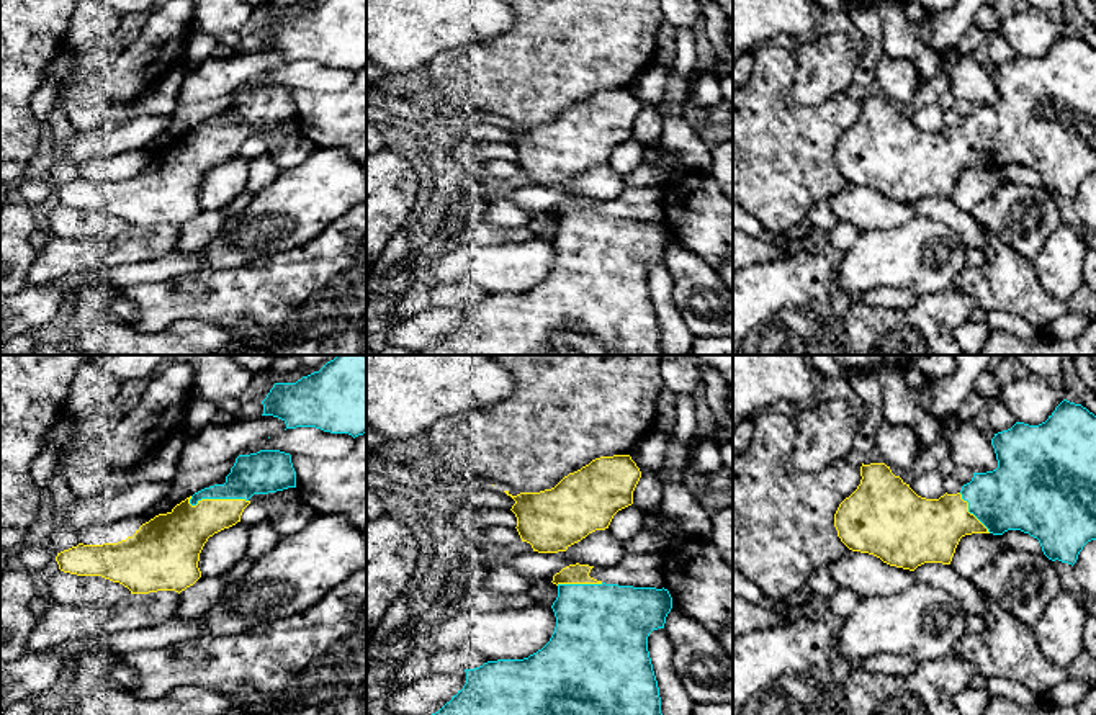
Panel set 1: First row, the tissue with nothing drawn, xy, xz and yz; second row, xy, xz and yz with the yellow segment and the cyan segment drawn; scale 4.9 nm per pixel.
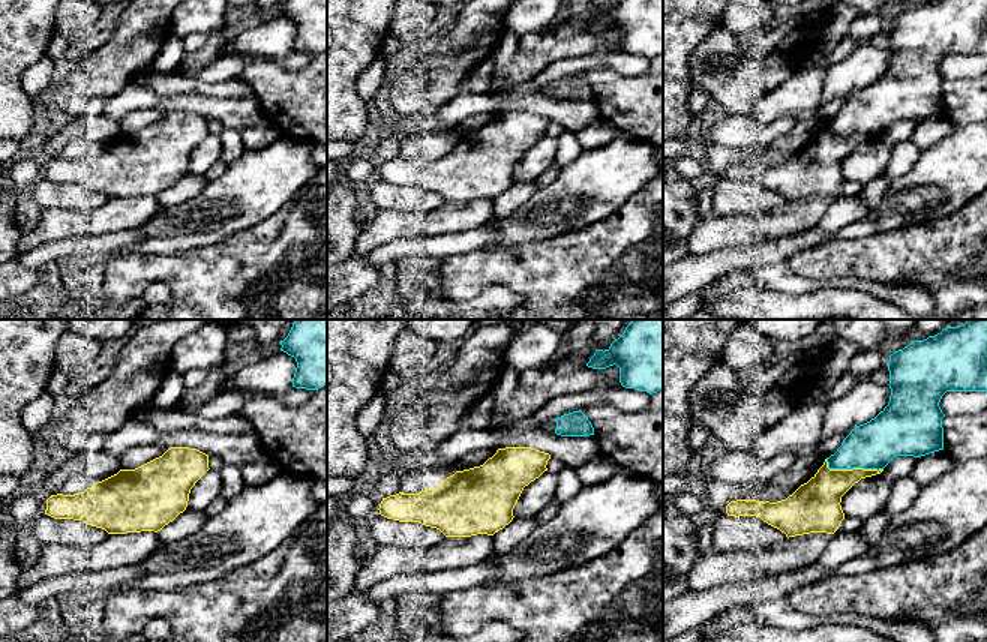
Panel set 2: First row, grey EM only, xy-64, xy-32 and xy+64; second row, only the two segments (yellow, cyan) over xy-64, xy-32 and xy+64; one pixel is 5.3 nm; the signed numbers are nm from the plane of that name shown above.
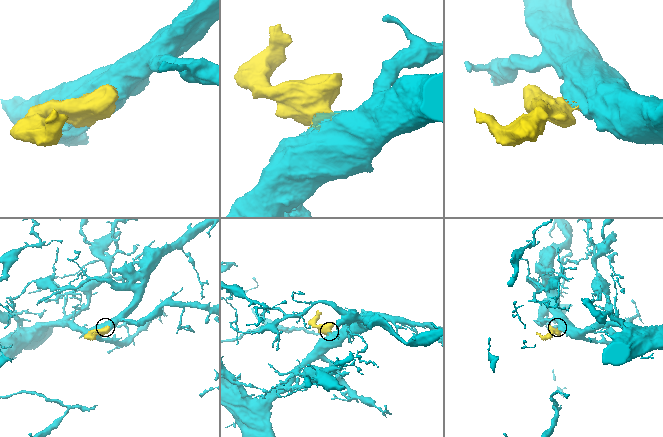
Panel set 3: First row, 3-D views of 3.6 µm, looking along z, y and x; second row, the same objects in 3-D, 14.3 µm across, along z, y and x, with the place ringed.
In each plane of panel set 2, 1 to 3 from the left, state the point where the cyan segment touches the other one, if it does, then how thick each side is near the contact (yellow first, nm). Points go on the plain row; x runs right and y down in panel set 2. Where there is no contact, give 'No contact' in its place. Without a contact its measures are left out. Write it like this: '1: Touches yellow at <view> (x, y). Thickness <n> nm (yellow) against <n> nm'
1: No contact
2: No contact
3: Touches yellow at xy+64 (854, 132). Thickness 220 nm (yellow) against 260 nm

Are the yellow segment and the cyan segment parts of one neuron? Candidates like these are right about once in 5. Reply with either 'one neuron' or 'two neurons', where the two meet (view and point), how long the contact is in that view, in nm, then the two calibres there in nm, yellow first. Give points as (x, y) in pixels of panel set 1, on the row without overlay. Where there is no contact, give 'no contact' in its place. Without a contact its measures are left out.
one neuron | xy (218, 133) | 300 nm | 240/200 nm

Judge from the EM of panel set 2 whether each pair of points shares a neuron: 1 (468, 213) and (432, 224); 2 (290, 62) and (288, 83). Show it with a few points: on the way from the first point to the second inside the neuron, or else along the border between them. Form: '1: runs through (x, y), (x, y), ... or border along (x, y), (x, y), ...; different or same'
1: runs through (459, 216), (441, 221); same
2: border along (309, 56), (299, 69), (285, 69), (275, 59); different

